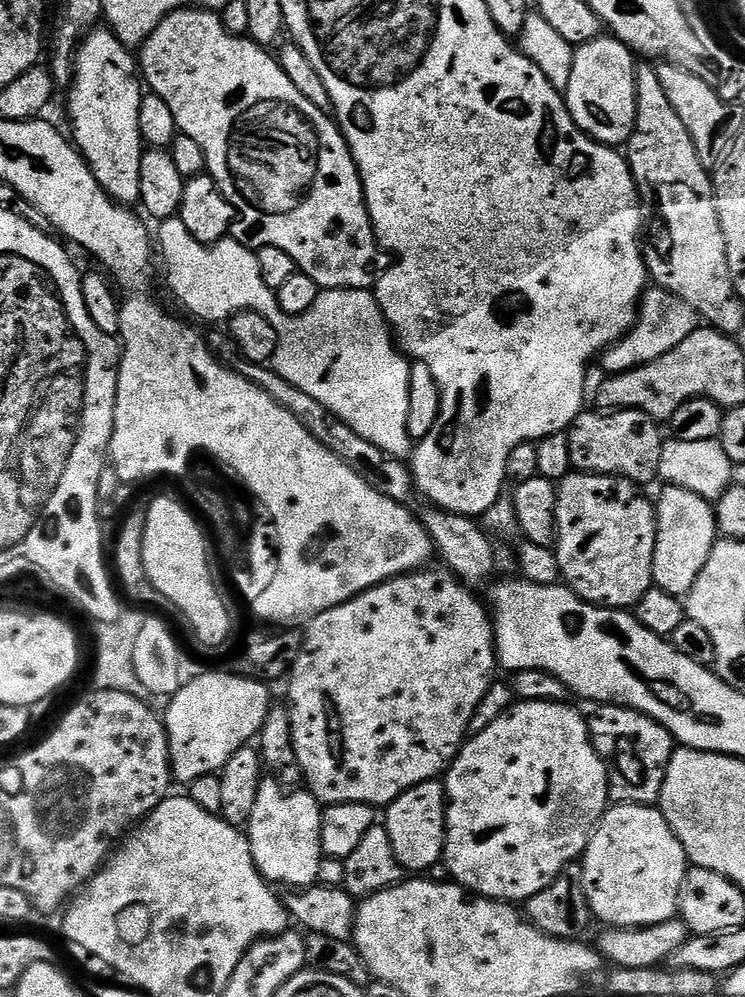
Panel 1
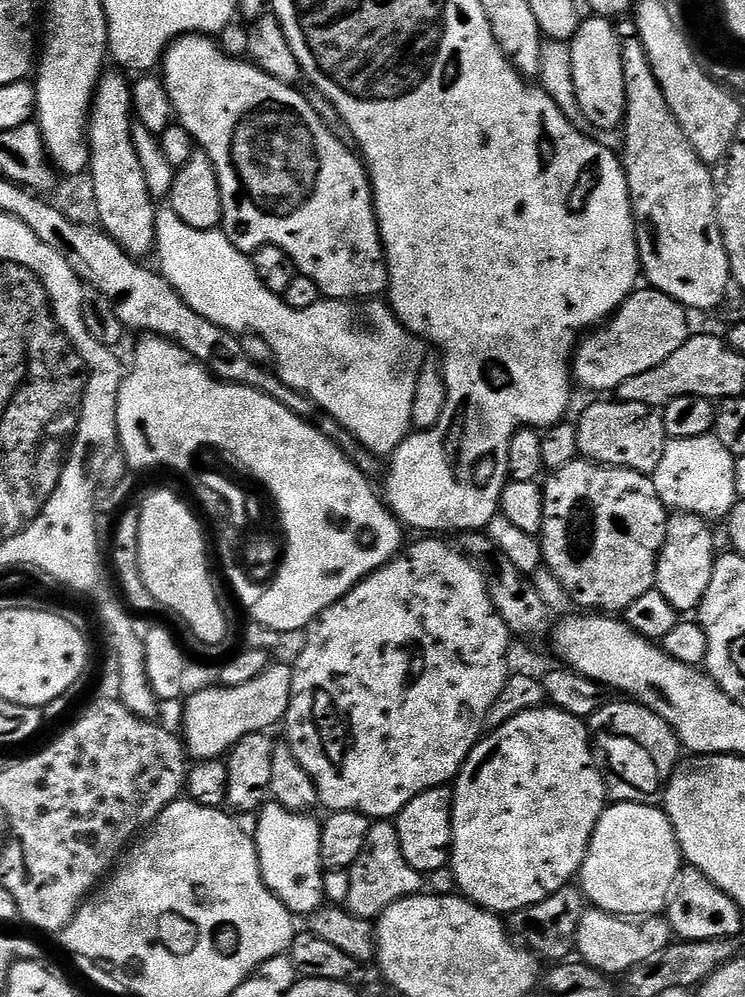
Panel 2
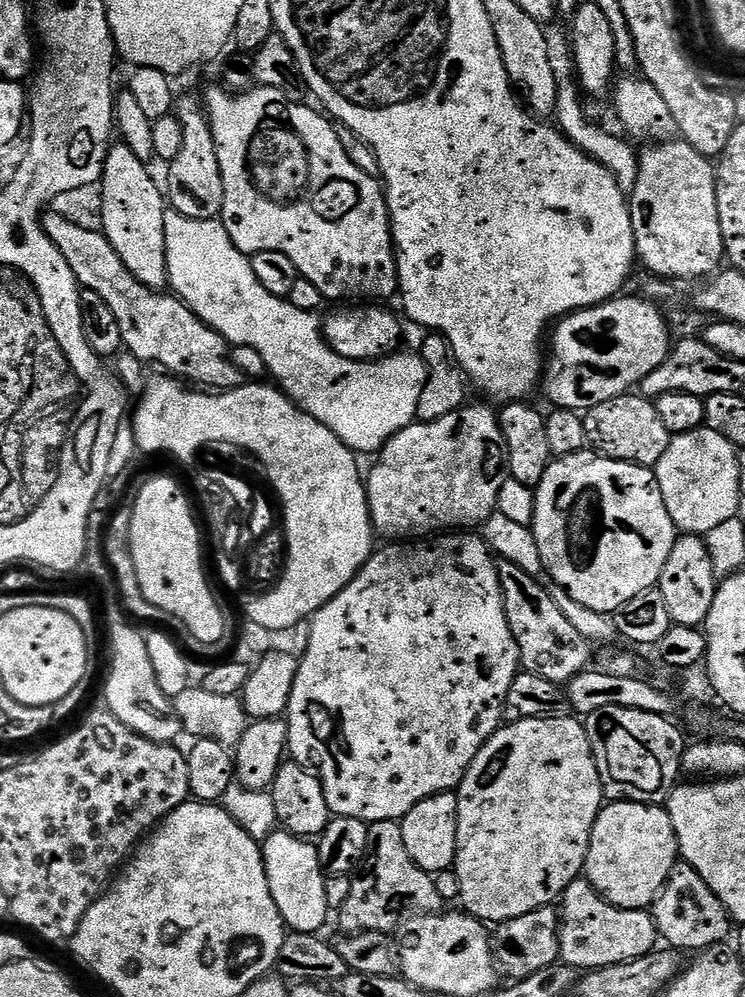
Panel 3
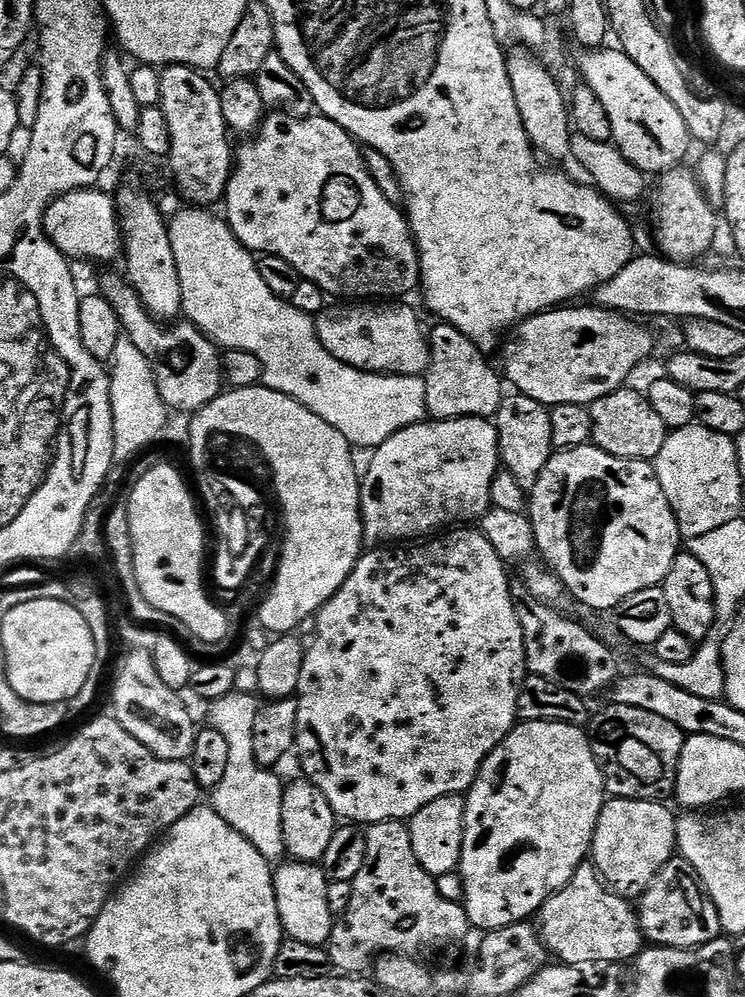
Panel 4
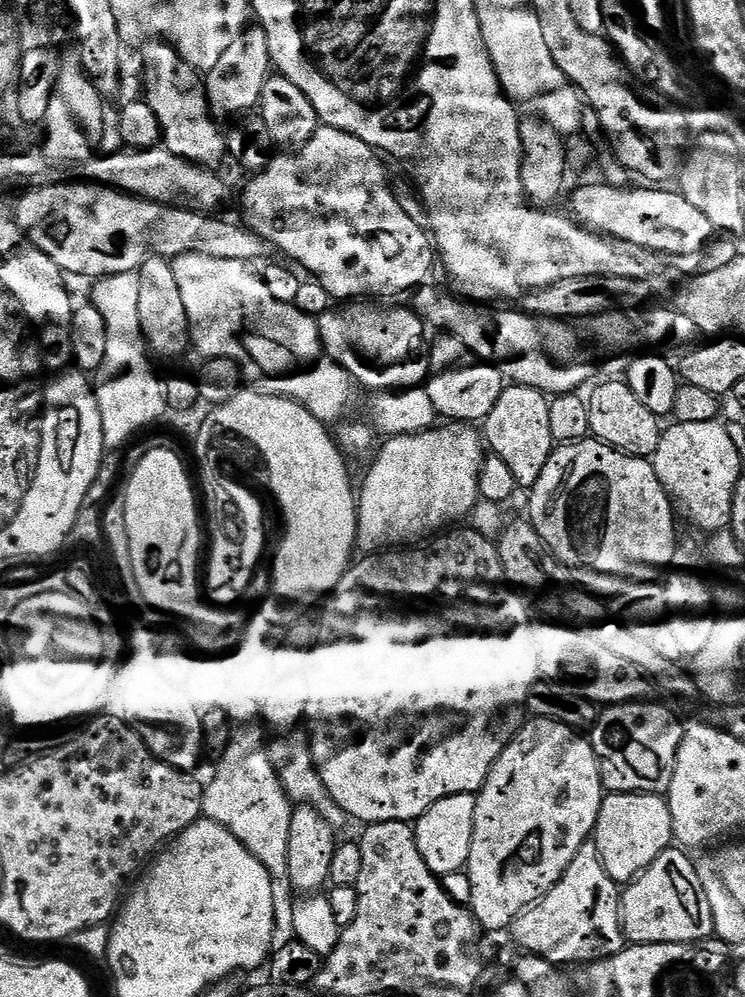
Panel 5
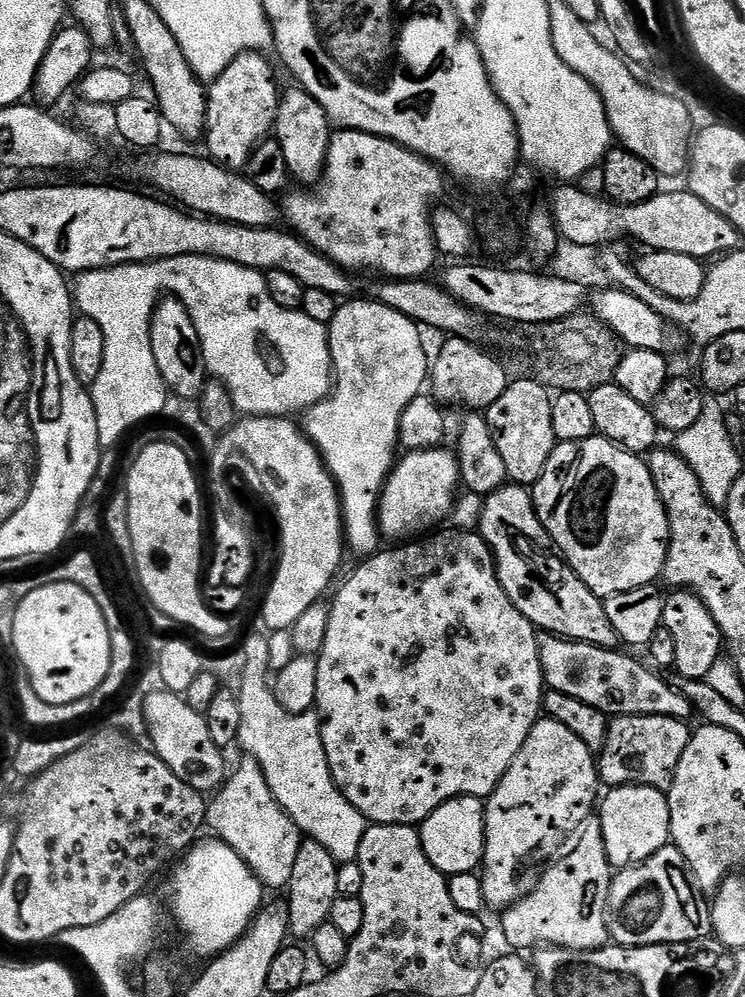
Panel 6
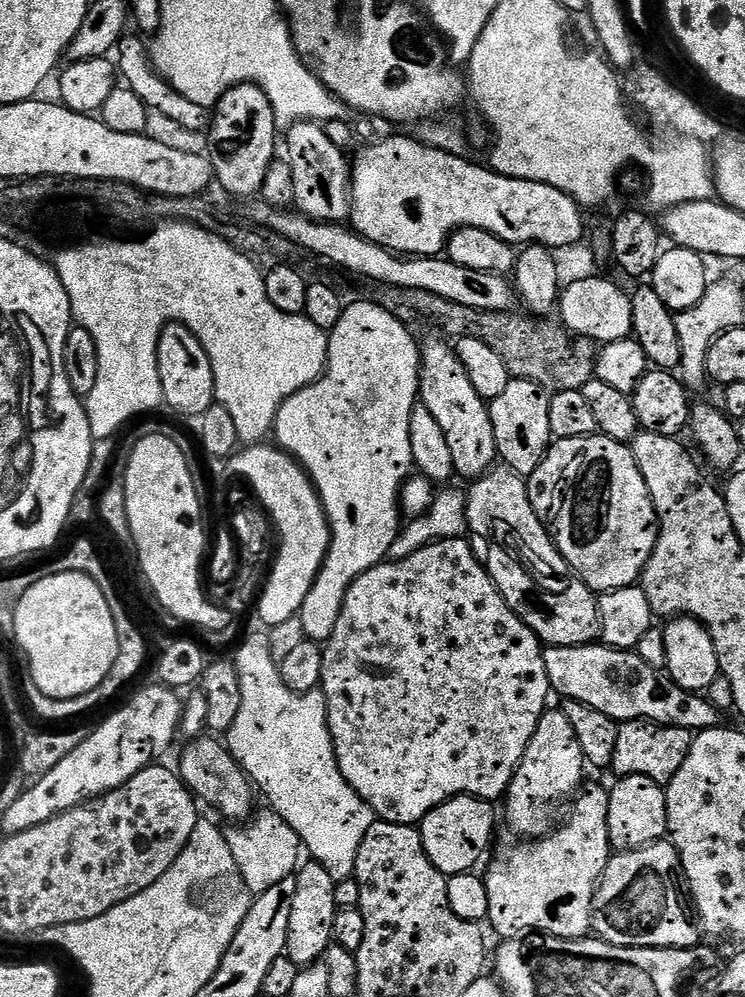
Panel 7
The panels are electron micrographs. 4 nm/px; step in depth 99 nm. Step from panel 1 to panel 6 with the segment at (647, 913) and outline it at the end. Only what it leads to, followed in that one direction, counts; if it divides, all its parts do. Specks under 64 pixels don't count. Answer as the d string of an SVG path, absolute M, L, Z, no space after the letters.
M624 784L620 788L608 788L605 793L598 804L598 823L606 858L613 869L633 868L658 854L658 850L669 847L672 835L670 806L667 795L661 789L645 784Z

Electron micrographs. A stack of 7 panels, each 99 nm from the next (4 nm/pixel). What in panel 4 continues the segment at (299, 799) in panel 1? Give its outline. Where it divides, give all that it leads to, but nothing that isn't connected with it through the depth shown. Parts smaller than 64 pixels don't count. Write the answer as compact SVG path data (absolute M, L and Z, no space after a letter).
M284 862L275 869L274 883L280 925L284 928L285 937L289 940L306 942L310 946L327 945L332 933L334 917L328 901L330 881L324 875L323 867L316 864Z

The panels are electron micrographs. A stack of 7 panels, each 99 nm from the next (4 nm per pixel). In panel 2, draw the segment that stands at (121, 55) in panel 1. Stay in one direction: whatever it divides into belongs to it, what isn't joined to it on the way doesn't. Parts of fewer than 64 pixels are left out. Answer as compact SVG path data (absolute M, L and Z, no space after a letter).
M105 71L96 84L92 96L91 111L88 113L88 144L90 173L94 180L95 197L97 198L97 214L99 227L109 236L114 237L122 245L124 251L133 258L144 258L156 247L156 213L150 190L146 190L146 178L142 175L142 165L138 163L138 150L134 150L132 141L132 125L134 123L134 88L123 71Z

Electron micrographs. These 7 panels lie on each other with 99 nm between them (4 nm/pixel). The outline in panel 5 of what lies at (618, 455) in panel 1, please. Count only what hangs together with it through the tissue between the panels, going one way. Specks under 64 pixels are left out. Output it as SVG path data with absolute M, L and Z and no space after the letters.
M623 379L608 380L600 384L592 393L587 393L590 433L601 444L628 456L651 458L658 450L662 433L661 417L650 414L645 404L634 395L634 390Z

